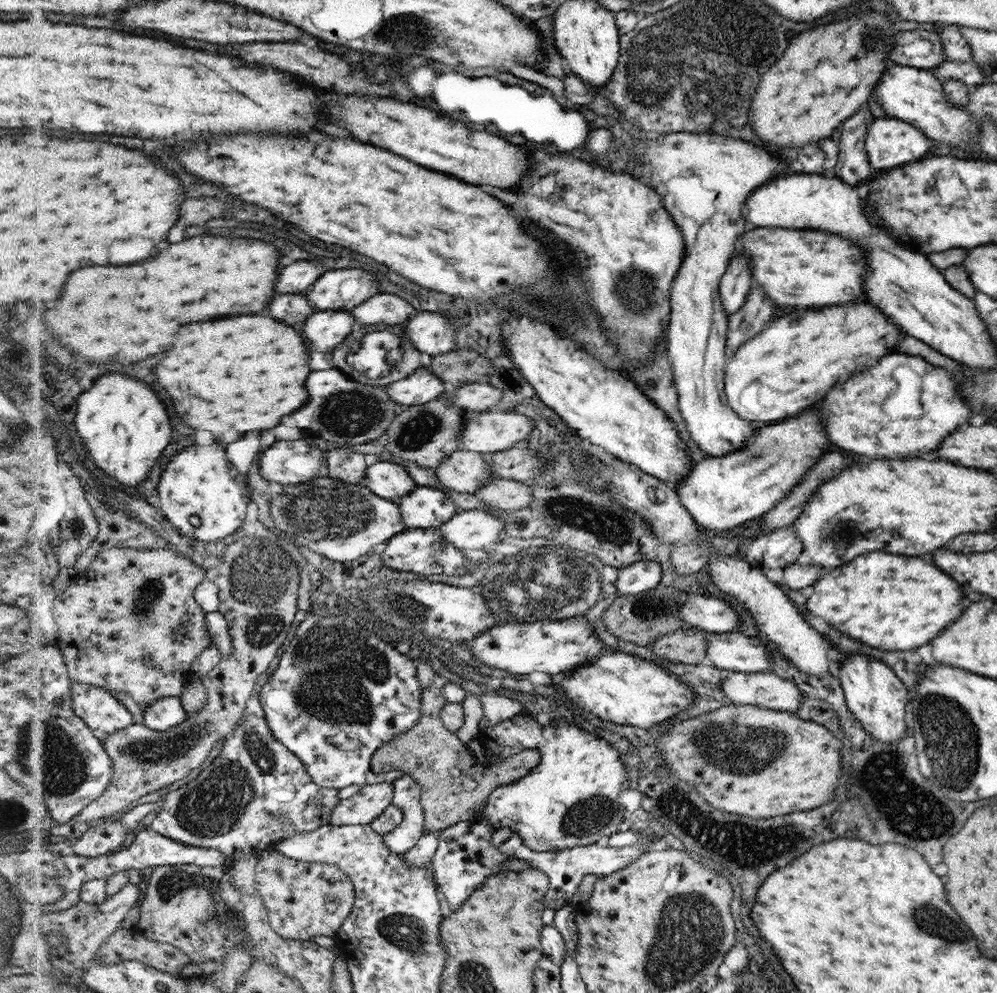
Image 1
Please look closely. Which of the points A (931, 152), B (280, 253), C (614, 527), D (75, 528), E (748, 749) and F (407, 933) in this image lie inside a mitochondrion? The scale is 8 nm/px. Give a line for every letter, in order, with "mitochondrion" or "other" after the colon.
A: other
B: other
C: mitochondrion
D: mitochondrion
E: mitochondrion
F: mitochondrion

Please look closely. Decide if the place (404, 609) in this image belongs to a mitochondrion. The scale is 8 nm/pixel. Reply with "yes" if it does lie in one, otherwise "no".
yes

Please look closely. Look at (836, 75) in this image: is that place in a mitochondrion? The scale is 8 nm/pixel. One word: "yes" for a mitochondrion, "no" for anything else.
no

